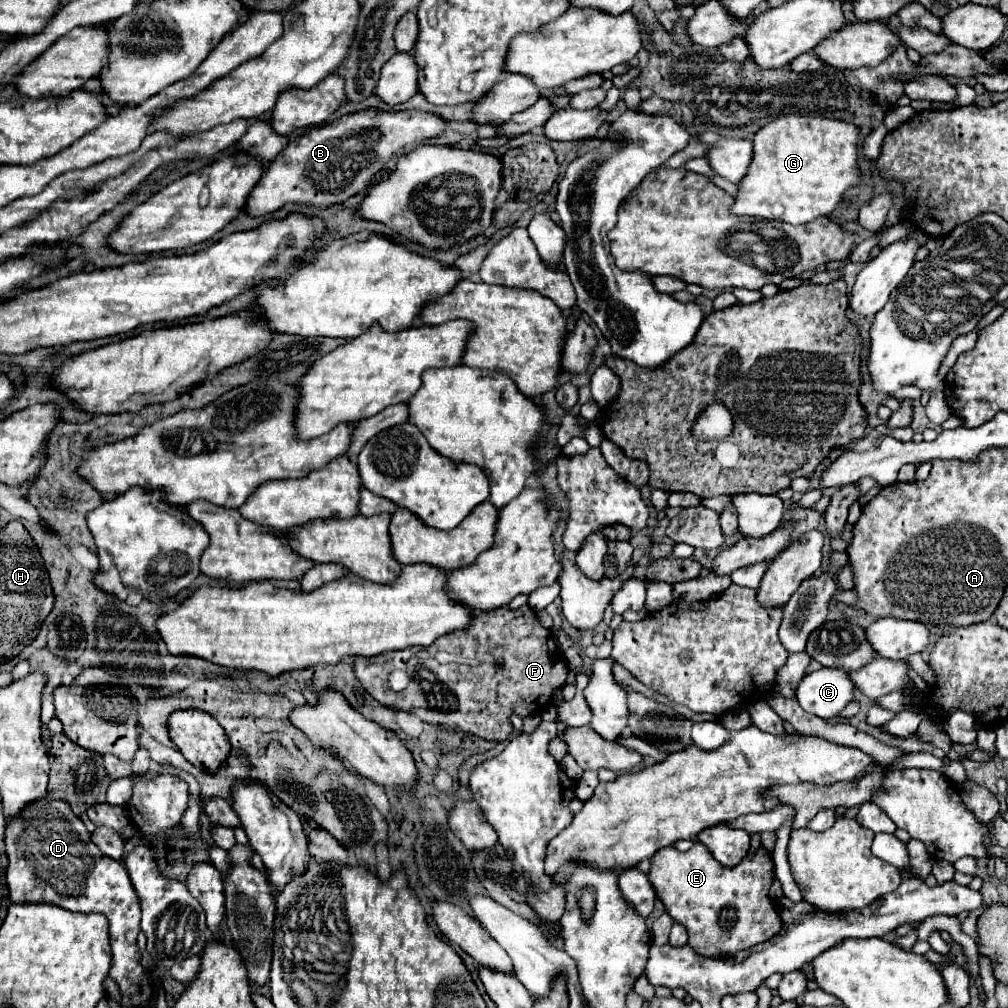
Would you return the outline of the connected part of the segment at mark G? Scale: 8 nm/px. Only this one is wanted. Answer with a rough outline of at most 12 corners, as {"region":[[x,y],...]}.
{"region":[[782,115],[732,213],[790,225],[862,181],[856,125]]}

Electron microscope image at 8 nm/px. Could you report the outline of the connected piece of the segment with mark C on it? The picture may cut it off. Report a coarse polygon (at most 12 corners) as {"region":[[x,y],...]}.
{"region":[[822,667],[800,681],[804,711],[834,719],[854,699],[842,669]]}

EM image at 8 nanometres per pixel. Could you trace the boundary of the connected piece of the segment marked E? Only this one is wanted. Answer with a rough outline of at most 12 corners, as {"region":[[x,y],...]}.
{"region":[[698,841],[648,877],[700,955],[734,955],[782,929],[764,845],[734,867]]}

